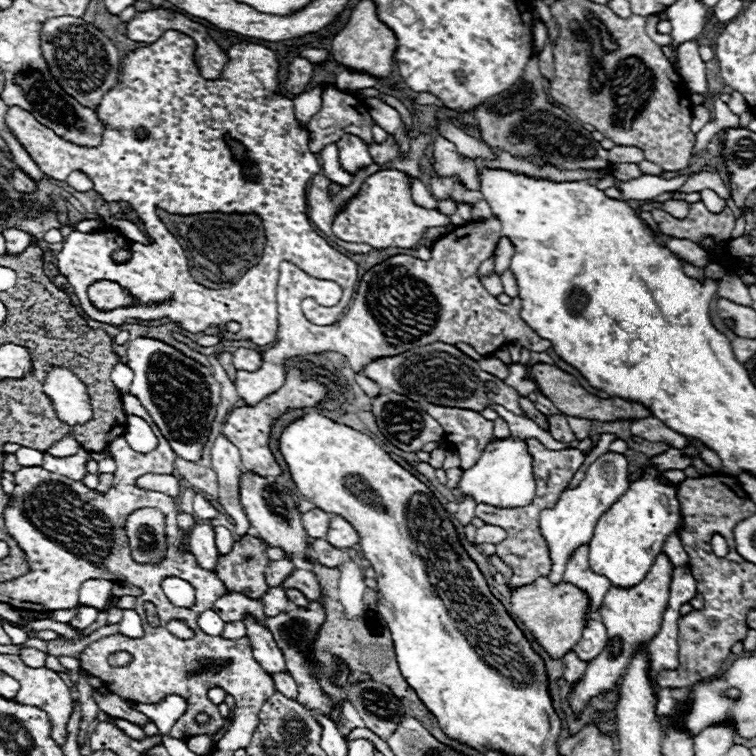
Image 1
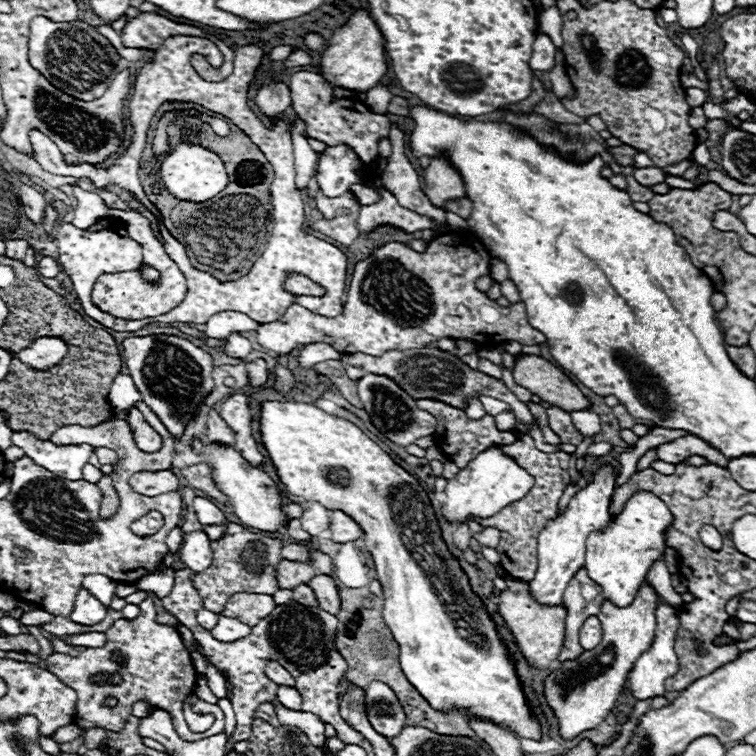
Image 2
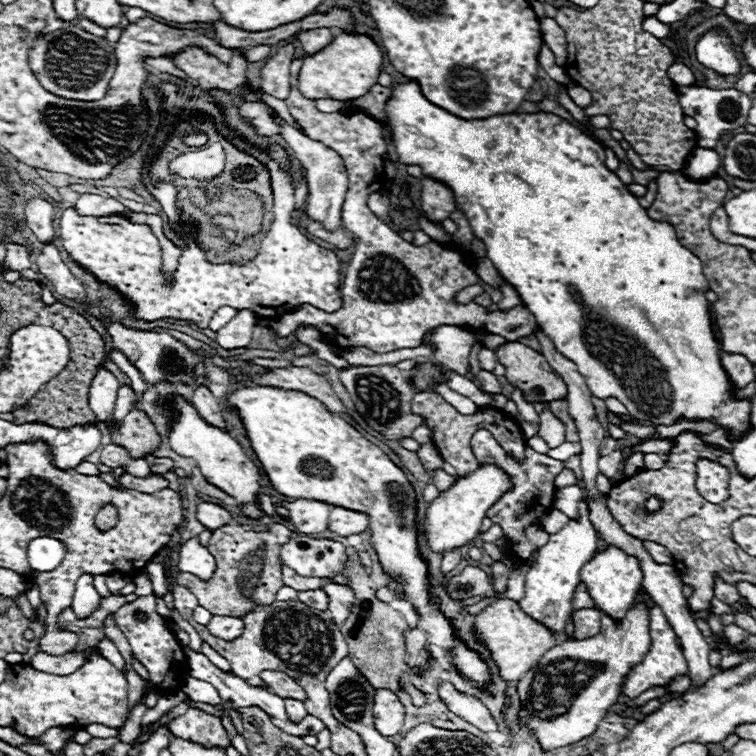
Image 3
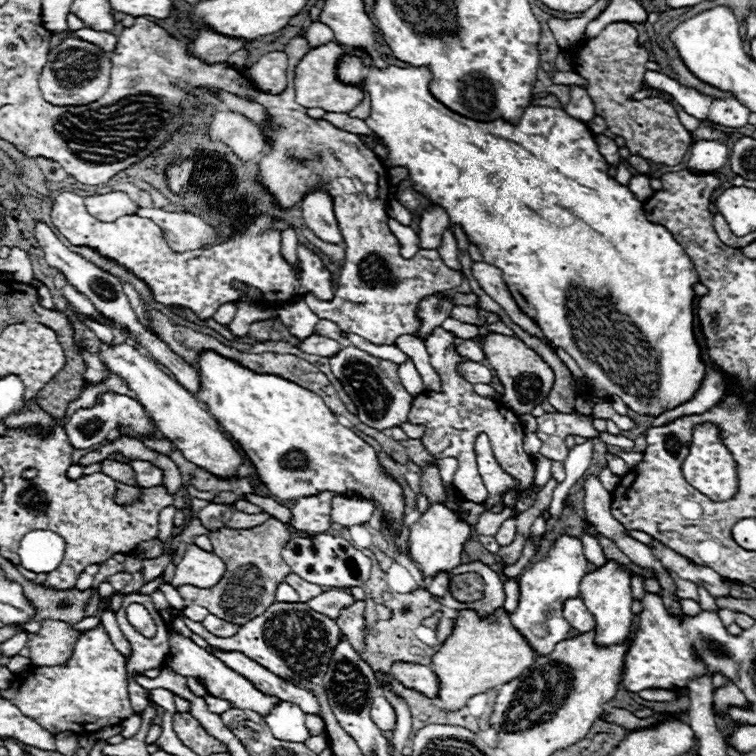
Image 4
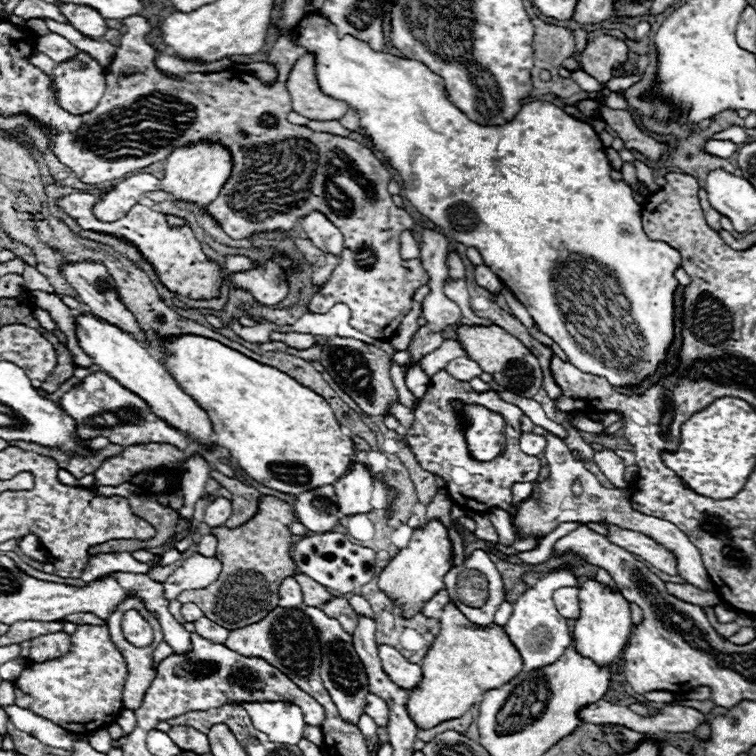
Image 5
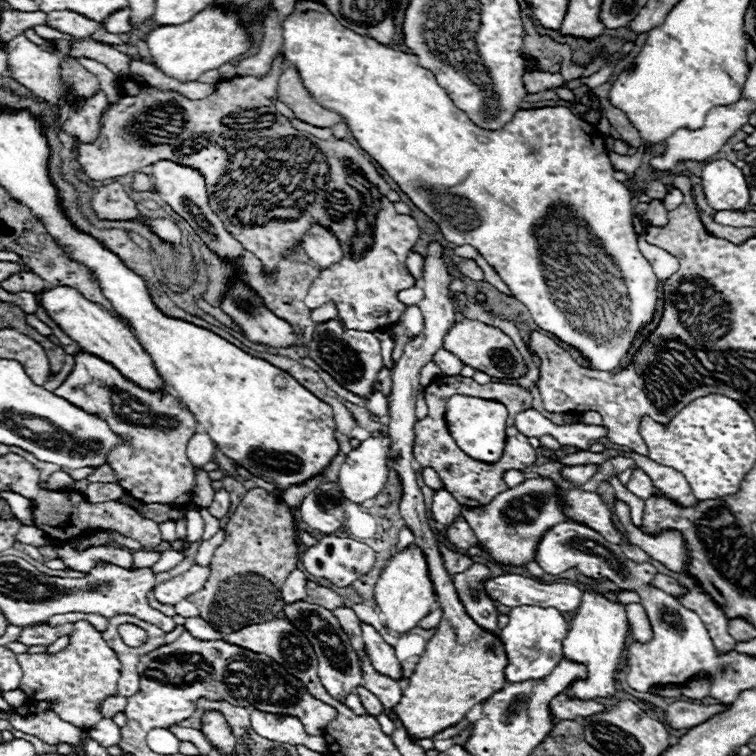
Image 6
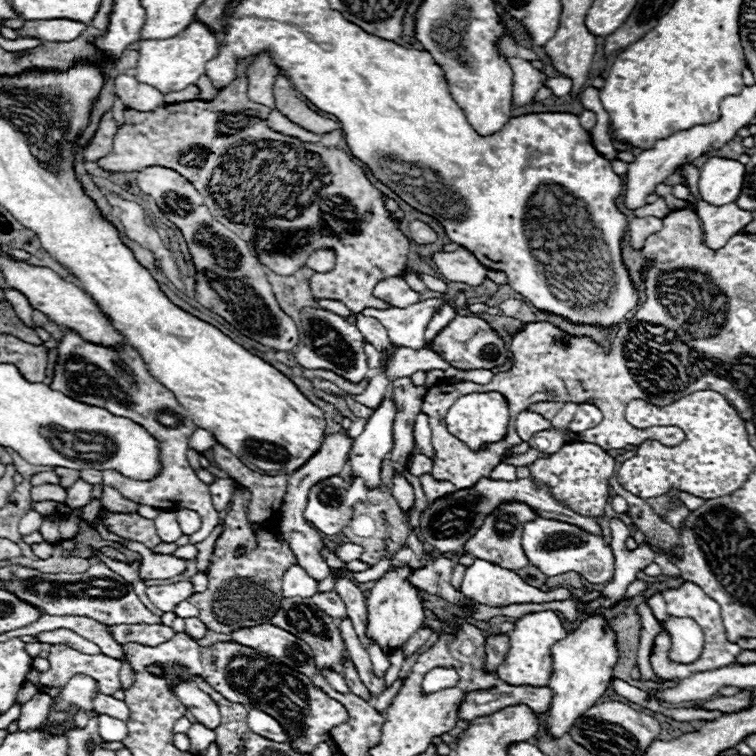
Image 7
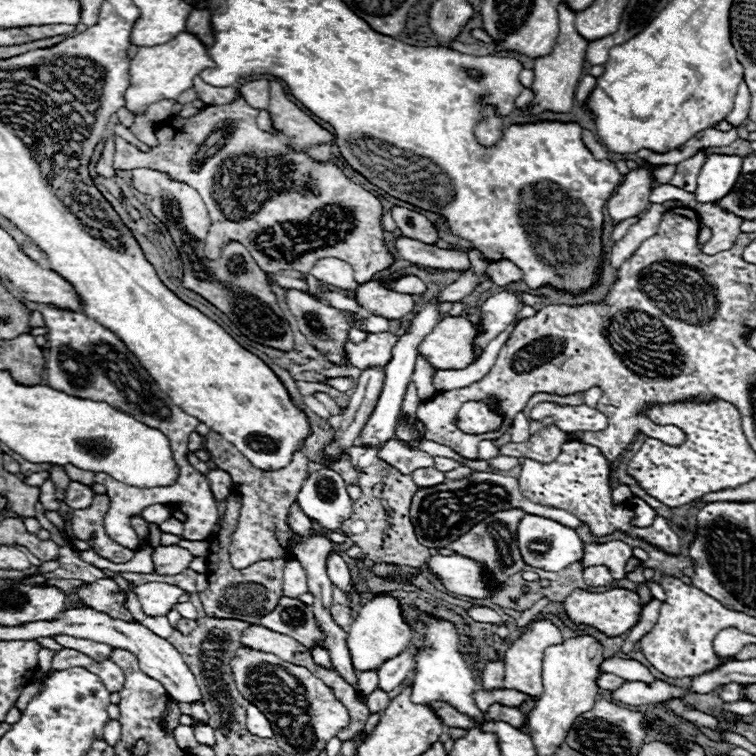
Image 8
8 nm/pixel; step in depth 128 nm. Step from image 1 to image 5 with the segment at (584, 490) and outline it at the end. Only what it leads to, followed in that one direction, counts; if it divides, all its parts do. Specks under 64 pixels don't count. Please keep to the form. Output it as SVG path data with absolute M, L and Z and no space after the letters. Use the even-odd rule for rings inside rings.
M560 568L558 572L550 572L550 574L536 574L536 572L526 574L524 582L526 582L526 592L520 594L520 598L514 602L514 612L508 624L504 626L504 632L510 636L512 644L520 652L524 662L524 672L532 672L556 662L570 646L572 638L570 638L566 618L558 614L552 594L562 586L576 586L578 580L570 570Z

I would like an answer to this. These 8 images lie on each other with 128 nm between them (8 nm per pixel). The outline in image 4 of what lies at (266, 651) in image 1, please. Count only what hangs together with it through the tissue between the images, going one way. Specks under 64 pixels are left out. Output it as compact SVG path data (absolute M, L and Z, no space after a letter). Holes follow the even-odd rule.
M212 648L212 654L218 660L222 660L228 668L238 672L246 680L250 680L252 686L258 688L262 694L276 696L280 700L290 700L290 702L298 704L302 708L302 712L320 716L320 704L318 704L314 694L310 694L310 692L294 686L292 682L272 674L268 668L260 666L258 662L250 660L248 656L244 656L240 652L224 652L224 650L218 650L218 648Z

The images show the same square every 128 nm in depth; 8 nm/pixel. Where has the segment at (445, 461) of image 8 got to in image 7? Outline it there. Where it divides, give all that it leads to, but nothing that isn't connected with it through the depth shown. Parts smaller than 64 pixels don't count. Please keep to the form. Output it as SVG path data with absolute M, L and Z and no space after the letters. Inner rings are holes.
M418 414L416 424L414 424L414 444L418 452L424 452L428 458L434 458L434 448L430 444L430 424L428 424L428 416L426 414Z

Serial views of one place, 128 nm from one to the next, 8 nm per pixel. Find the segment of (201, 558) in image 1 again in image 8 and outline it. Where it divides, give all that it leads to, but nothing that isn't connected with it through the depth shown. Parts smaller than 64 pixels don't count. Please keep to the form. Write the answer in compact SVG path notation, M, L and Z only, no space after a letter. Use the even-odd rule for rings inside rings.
M148 582L134 588L134 594L142 606L142 612L148 616L166 616L182 596L182 590L172 584Z

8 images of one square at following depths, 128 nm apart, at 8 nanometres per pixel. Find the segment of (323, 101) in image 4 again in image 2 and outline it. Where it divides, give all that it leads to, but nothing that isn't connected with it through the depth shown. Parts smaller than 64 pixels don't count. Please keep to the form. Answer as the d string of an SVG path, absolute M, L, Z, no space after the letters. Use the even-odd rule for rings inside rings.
M366 10L354 12L346 26L338 28L328 40L326 50L320 56L320 76L334 88L346 88L356 92L368 92L374 88L388 70L384 38Z

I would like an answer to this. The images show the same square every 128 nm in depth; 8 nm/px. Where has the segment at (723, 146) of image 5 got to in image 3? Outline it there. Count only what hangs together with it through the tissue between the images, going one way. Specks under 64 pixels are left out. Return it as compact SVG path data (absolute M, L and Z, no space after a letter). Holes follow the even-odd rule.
M696 146L690 158L686 160L682 172L692 180L704 180L704 178L712 178L720 168L720 164L722 164L722 158L716 150Z

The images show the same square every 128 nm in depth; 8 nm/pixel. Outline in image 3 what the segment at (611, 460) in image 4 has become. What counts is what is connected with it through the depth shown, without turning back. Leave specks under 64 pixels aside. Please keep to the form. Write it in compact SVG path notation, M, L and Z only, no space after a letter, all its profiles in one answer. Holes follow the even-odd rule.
M634 454L632 458L628 458L628 460L624 462L624 474L626 474L626 476L634 476L636 472L644 470L644 462L642 462L642 456L644 456L644 454Z

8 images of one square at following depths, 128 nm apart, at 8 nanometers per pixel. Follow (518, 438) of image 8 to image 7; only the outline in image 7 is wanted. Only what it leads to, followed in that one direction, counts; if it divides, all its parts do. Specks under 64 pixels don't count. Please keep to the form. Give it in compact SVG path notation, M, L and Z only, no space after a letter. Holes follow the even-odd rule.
M524 410L516 416L516 432L522 442L528 442L536 432L550 428L550 422L544 420L540 414L534 414L530 410Z

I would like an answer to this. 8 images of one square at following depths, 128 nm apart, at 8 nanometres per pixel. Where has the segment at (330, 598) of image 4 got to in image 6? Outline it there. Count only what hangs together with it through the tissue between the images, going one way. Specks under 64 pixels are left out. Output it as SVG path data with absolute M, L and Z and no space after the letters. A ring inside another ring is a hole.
M342 606L342 608L336 608L334 616L338 618L342 630L348 634L354 650L356 650L356 652L364 650L364 642L362 642L362 634L360 634L360 620L358 620L358 616L354 614L354 610Z

